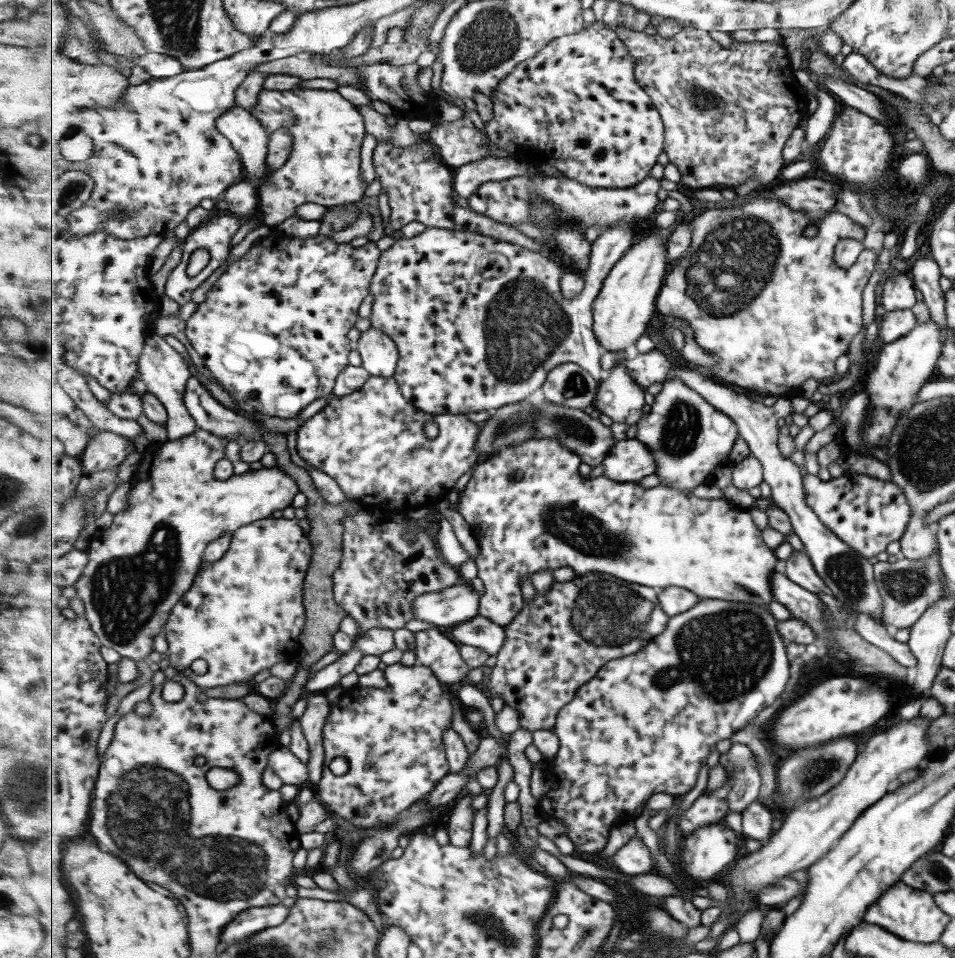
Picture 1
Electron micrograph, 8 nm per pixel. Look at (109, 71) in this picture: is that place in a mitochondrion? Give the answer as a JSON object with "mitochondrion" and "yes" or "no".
{"mitochondrion":"no"}

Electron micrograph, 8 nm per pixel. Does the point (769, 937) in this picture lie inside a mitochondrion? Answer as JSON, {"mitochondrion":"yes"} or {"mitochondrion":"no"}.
{"mitochondrion":"no"}

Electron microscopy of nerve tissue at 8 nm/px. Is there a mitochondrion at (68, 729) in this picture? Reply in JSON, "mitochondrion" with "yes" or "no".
{"mitochondrion":"no"}

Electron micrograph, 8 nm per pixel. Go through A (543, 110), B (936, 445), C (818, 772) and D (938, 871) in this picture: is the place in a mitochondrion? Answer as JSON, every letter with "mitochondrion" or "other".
{"A":"other","B":"mitochondrion","C":"mitochondrion","D":"mitochondrion"}

